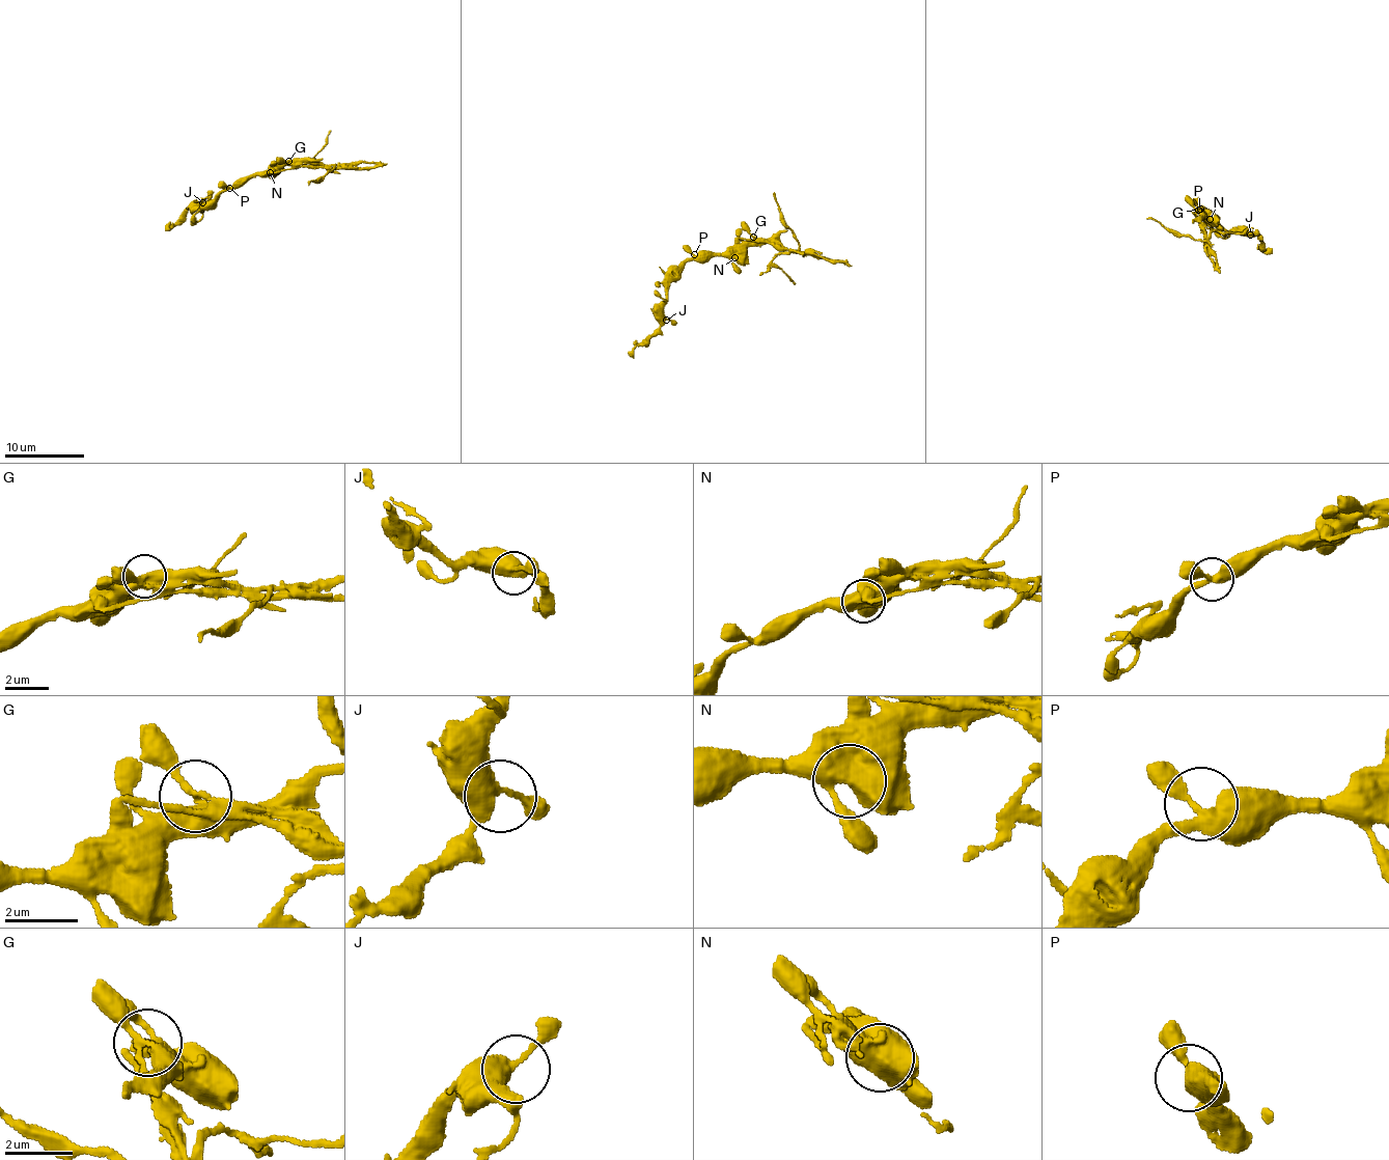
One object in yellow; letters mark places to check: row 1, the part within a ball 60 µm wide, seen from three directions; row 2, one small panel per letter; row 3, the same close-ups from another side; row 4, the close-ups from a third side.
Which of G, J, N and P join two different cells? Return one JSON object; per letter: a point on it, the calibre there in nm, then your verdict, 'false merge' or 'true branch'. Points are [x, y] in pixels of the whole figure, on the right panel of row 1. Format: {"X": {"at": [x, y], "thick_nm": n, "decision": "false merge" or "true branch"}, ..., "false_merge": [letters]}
{"G": {"at": [1198, 210], "thick_nm": 360, "decision": "false merge"}, "J": {"at": [1250, 235], "thick_nm": 400, "decision": "true branch"}, "N": {"at": [1210, 219], "thick_nm": 650, "decision": "true branch"}, "P": {"at": [1200, 209], "thick_nm": 320, "decision": "true branch"}, "false_merge": ["G"]}

